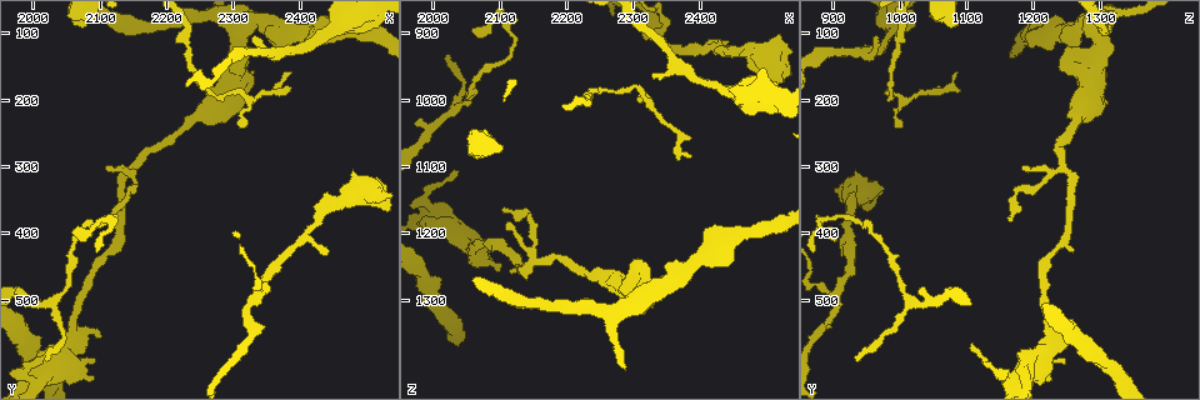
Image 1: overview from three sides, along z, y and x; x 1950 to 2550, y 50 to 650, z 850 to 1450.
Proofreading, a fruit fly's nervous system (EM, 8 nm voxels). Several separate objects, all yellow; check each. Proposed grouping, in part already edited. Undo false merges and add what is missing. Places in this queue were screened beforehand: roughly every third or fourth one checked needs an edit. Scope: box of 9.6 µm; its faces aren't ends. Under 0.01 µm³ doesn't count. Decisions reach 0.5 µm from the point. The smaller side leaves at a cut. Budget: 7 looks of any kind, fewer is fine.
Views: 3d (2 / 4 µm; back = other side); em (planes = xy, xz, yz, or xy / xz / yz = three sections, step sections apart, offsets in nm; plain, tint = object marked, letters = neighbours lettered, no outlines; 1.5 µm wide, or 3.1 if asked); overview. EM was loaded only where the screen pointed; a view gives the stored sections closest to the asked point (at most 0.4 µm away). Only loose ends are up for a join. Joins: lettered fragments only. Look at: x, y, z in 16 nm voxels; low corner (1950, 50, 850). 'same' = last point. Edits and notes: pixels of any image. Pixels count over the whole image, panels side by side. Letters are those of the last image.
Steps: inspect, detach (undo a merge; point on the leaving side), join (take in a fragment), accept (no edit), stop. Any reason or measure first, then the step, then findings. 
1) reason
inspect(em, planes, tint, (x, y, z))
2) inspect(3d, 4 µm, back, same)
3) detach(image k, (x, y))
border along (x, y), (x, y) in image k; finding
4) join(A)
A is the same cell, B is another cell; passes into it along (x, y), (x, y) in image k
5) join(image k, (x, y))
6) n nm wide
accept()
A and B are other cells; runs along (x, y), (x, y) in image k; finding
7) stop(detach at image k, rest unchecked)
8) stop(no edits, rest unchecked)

abrupt turn
inspect(em, xz, step 8, tint, (2305, 190, 980))

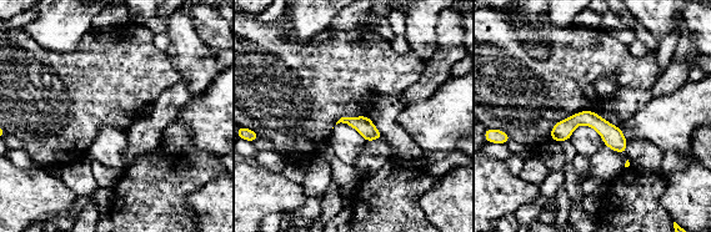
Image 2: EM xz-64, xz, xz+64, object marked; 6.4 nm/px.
inspect(em, xz, step 8, letters, same)

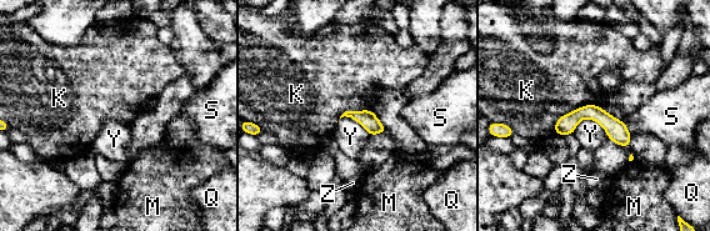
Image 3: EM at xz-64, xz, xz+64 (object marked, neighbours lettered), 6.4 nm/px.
K touches over 340 nm
accept()
K, M, Q, S, Y and Z are other cells; runs along (558, 129), (598, 114), (626, 141) in image 3; all the same neuron

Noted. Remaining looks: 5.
branch stops here
inspect(em, planes, letters, (2525, 330, 970))

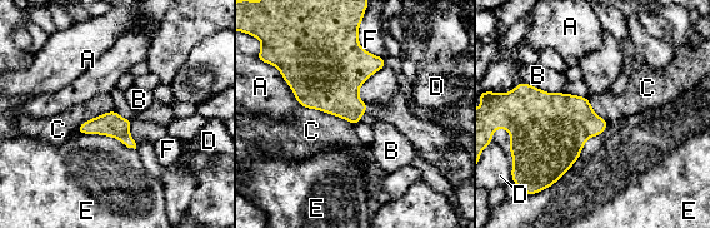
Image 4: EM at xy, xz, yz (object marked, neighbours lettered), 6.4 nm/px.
accept()
A, B, C, D, E and F are other cells; border along (520, 82), (548, 92), (564, 94) in image 4; no lettered fragment goes on from it

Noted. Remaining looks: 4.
an open end
inspect(em, planes, letters, (2020, 585, 930))

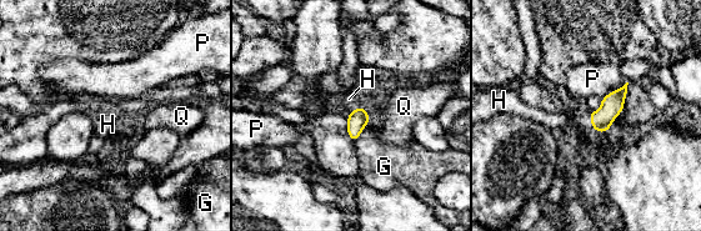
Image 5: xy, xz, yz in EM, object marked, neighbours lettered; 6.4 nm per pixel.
130 nm wide
join(H)
H is the same cell, G, P and Q are other cells; passes into it along (611, 106), (591, 122), (577, 124) in image 5; the neuron continues

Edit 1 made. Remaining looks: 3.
stop(join at image 5, rest unchecked)

